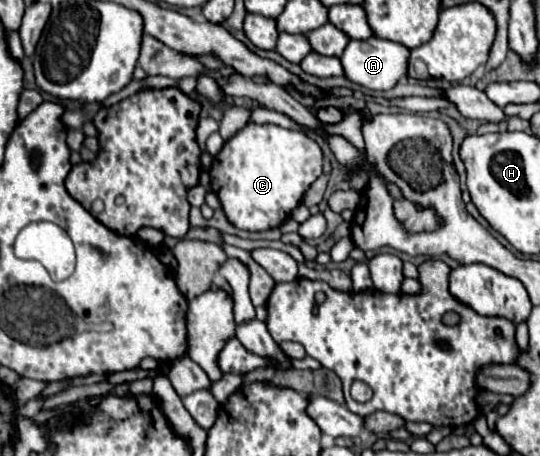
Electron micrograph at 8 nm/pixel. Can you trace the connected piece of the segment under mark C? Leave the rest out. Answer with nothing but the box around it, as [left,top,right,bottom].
[211,123,323,231]

